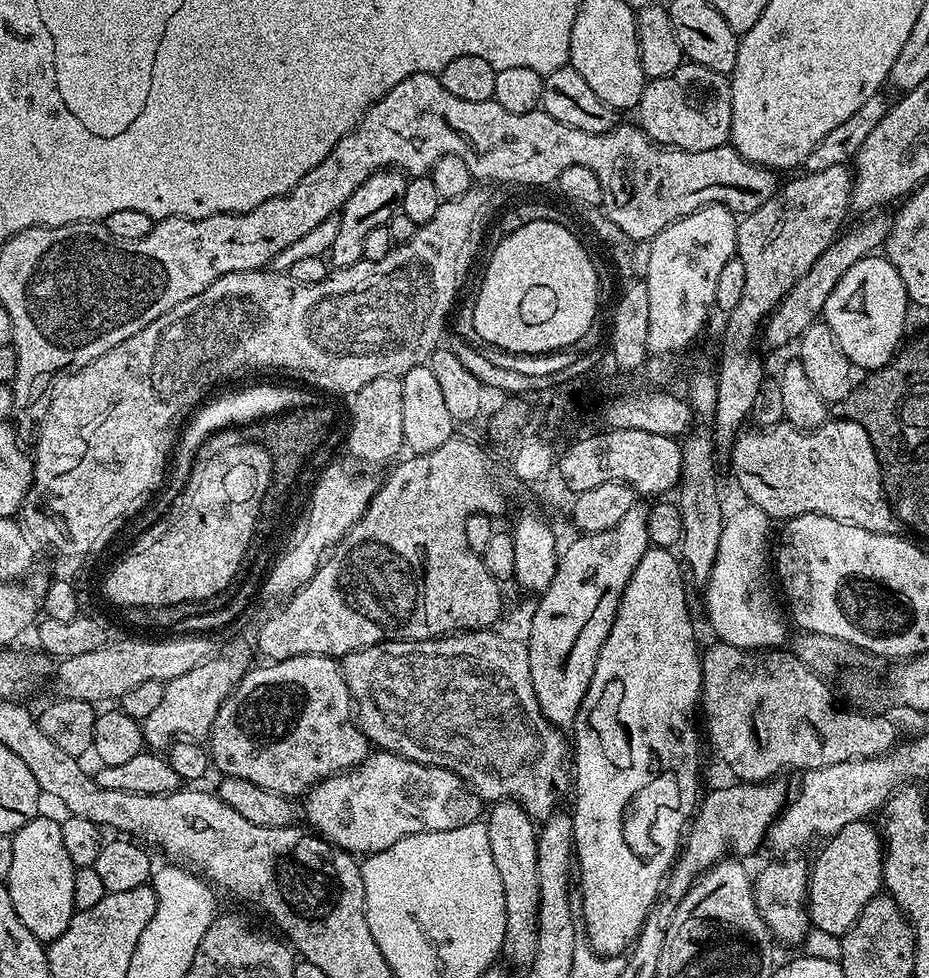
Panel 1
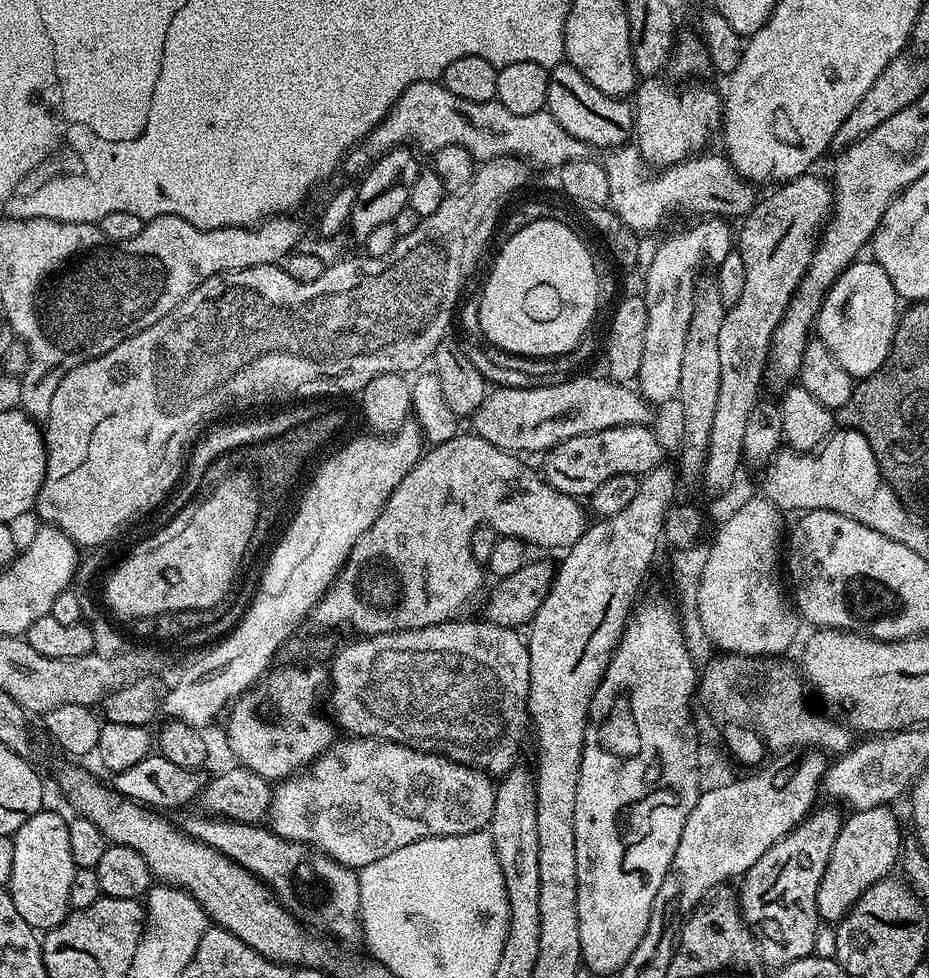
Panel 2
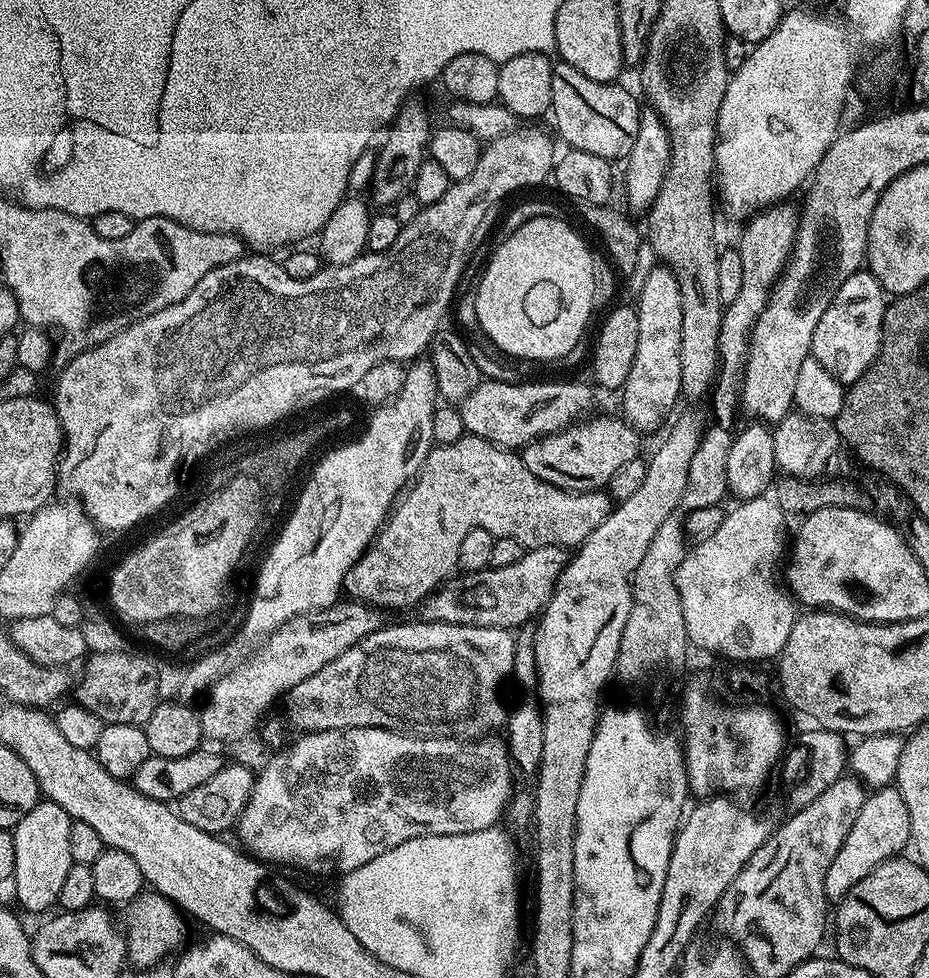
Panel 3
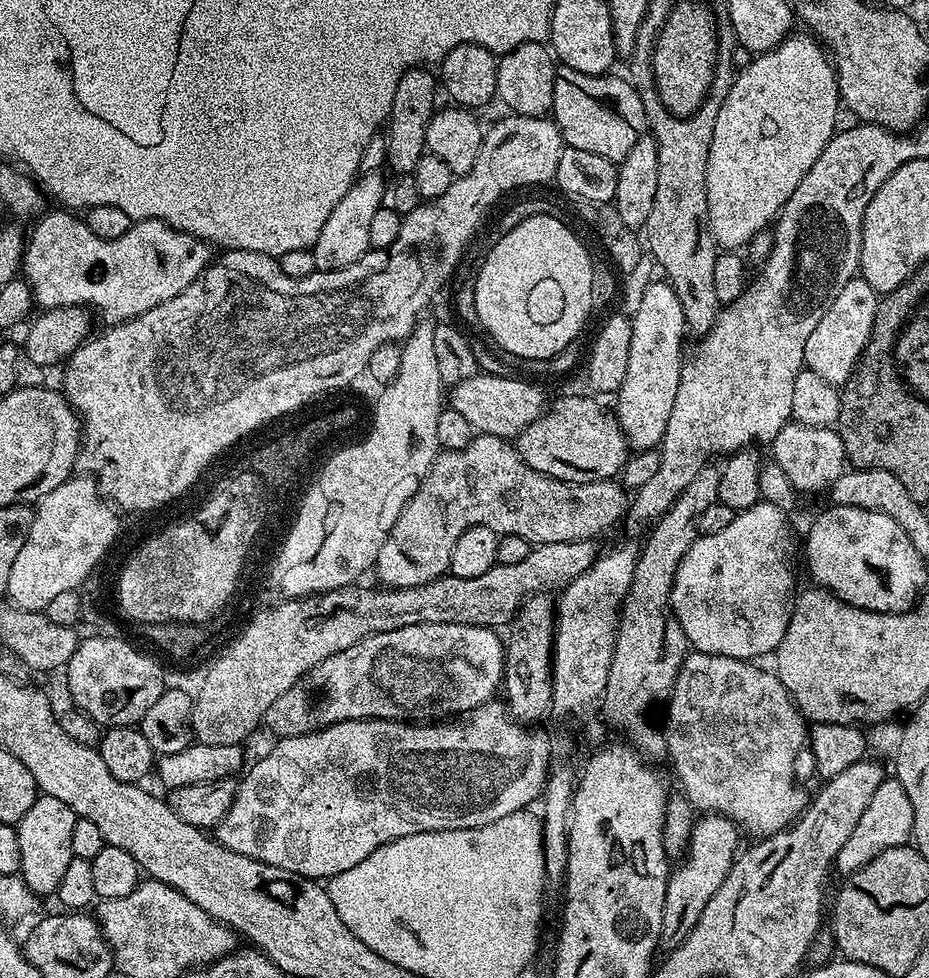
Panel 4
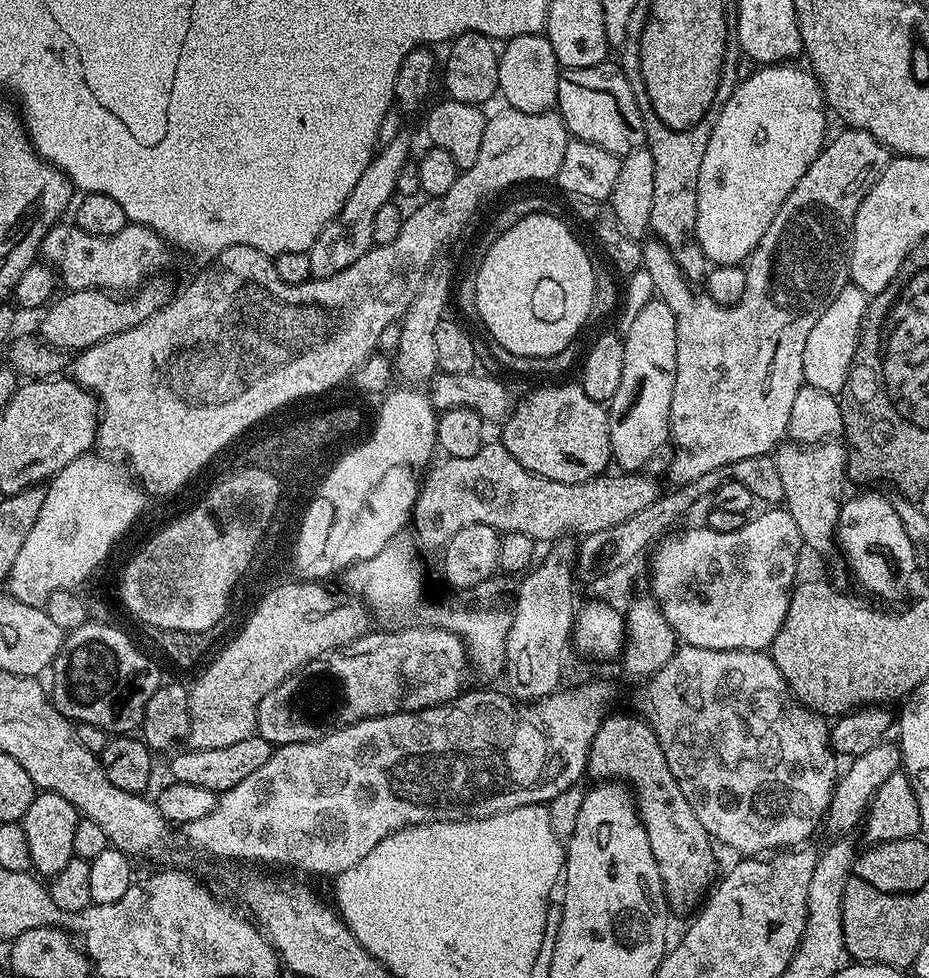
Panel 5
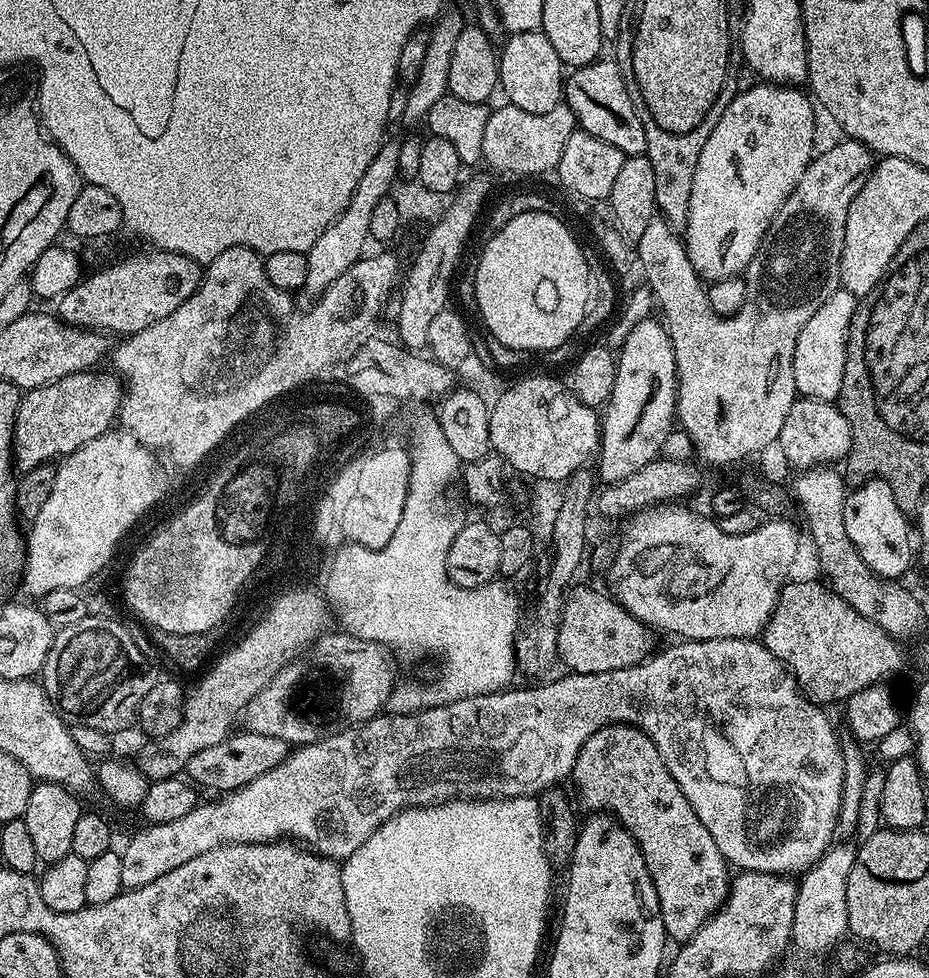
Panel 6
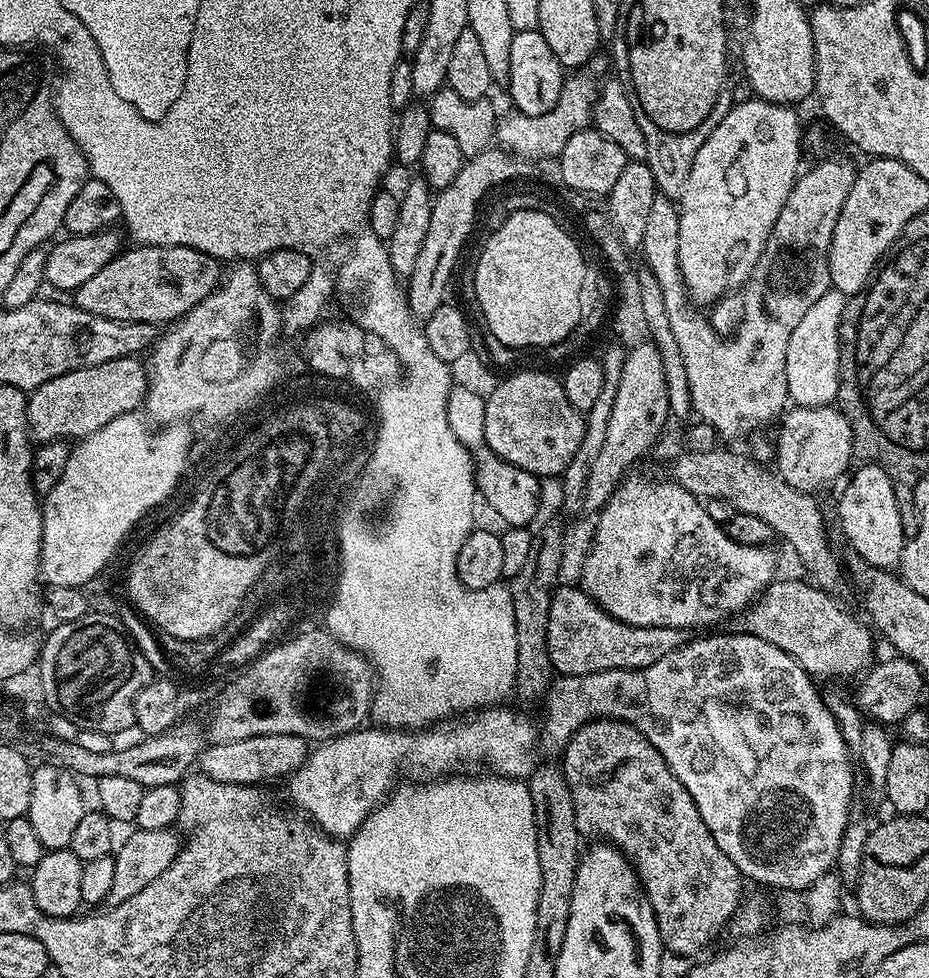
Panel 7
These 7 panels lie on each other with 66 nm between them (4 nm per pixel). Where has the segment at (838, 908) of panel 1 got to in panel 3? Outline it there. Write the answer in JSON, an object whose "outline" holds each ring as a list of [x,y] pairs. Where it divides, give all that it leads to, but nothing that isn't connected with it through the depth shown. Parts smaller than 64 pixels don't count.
{"outline":[[[895,786],[879,788],[864,797],[864,805],[858,813],[854,826],[850,826],[850,834],[846,834],[846,842],[842,842],[842,850],[830,862],[830,870],[826,870],[826,894],[829,901],[840,899],[862,882],[868,874],[882,862],[899,857],[905,847],[909,847],[912,839],[910,830],[910,810],[906,810],[906,802],[902,802],[902,794]]]}

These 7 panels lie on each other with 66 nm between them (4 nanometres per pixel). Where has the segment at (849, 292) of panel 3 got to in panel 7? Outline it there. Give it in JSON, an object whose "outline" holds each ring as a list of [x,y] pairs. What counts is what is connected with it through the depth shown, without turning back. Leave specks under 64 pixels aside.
{"outline":[[[829,288],[810,310],[806,310],[802,322],[790,334],[790,346],[786,346],[786,386],[789,401],[798,408],[827,408],[836,404],[836,395],[840,385],[840,346],[842,343],[842,325],[846,311],[846,297],[837,288]]]}

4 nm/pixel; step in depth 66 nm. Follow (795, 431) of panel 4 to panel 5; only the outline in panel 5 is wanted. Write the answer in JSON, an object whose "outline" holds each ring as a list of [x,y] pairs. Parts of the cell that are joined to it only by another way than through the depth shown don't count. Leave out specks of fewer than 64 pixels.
{"outline":[[[835,439],[825,440],[823,444],[784,442],[774,452],[777,476],[784,491],[783,503],[794,522],[798,522],[801,541],[816,552],[828,552],[837,543],[836,523],[845,495],[848,450],[843,443],[836,443],[840,442]]]}

